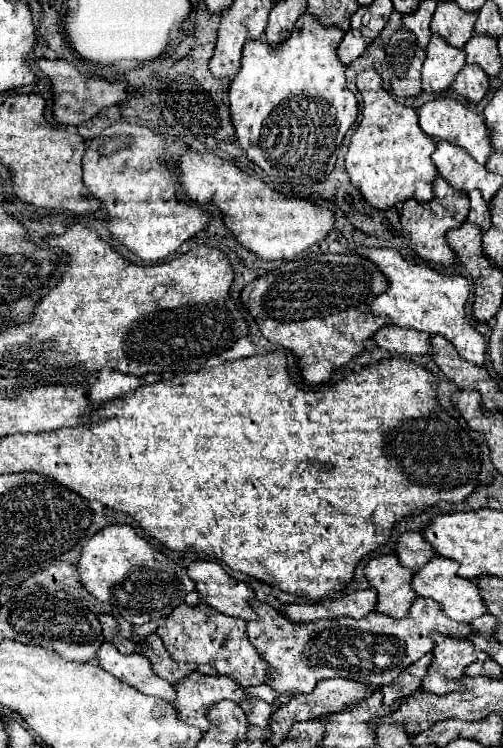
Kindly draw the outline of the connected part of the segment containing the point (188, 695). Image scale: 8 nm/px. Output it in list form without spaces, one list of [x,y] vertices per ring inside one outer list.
[[[198,671],[190,673],[186,681],[176,683],[176,693],[178,697],[174,705],[180,717],[202,731],[212,727],[212,721],[208,719],[212,705],[220,703],[222,699],[236,703],[250,699],[250,695],[236,683],[236,679],[224,675],[202,675]]]

